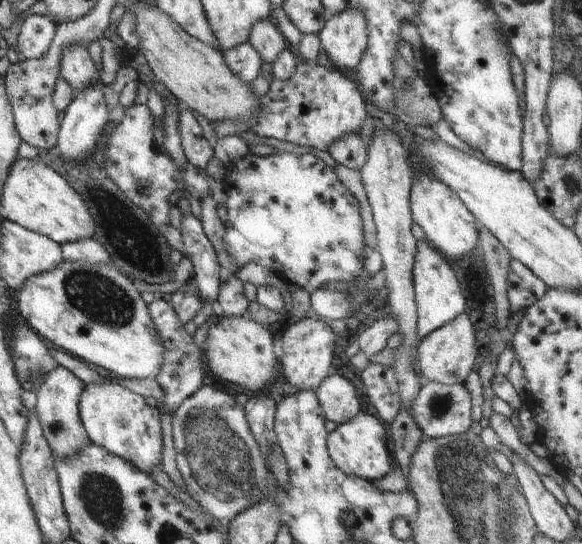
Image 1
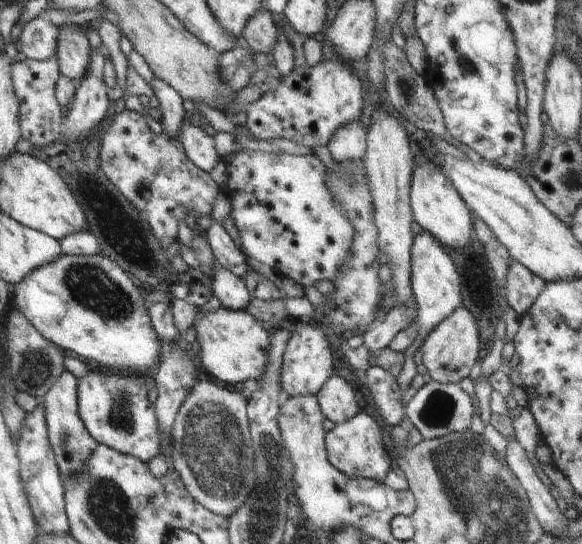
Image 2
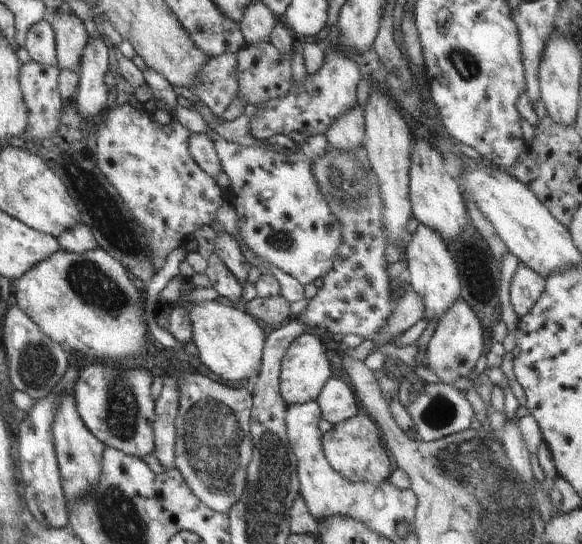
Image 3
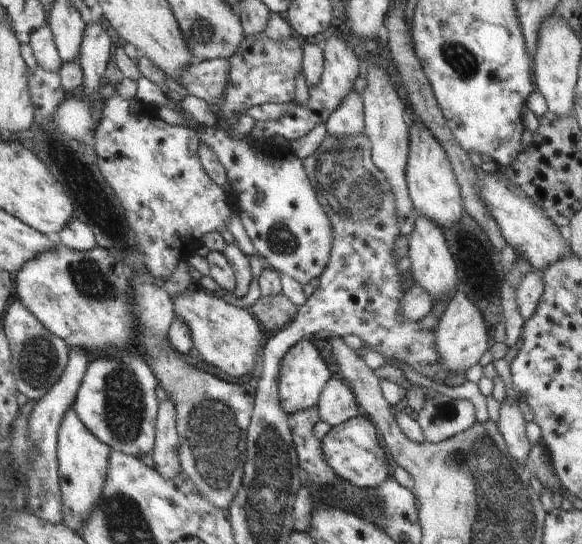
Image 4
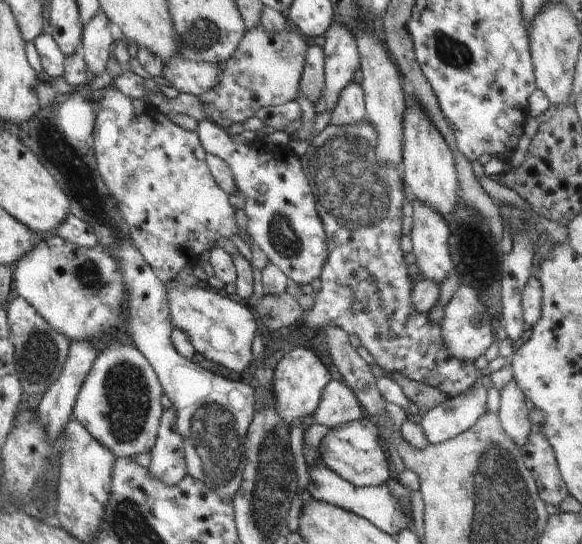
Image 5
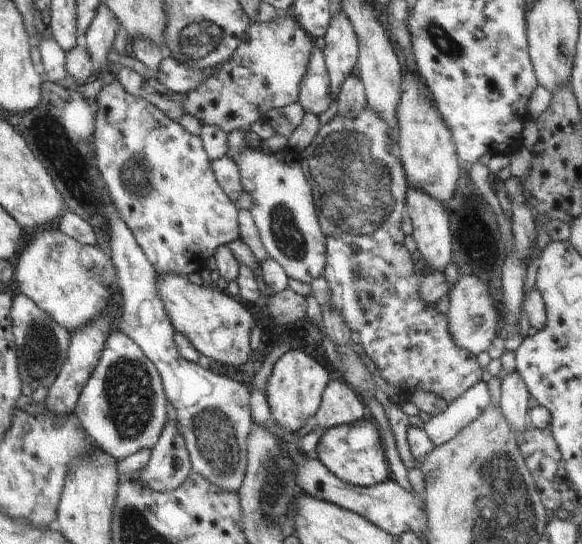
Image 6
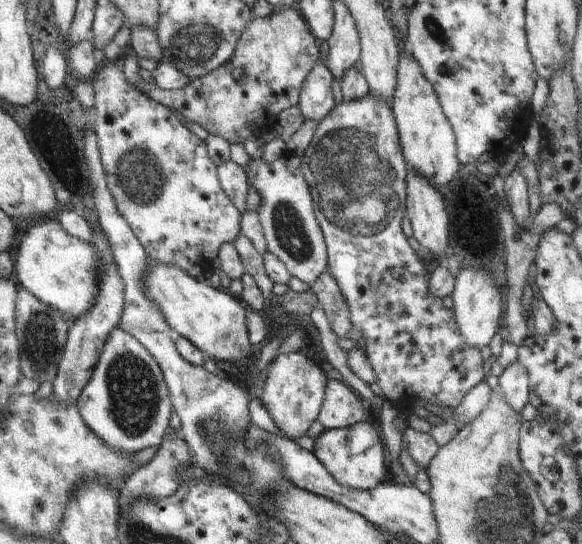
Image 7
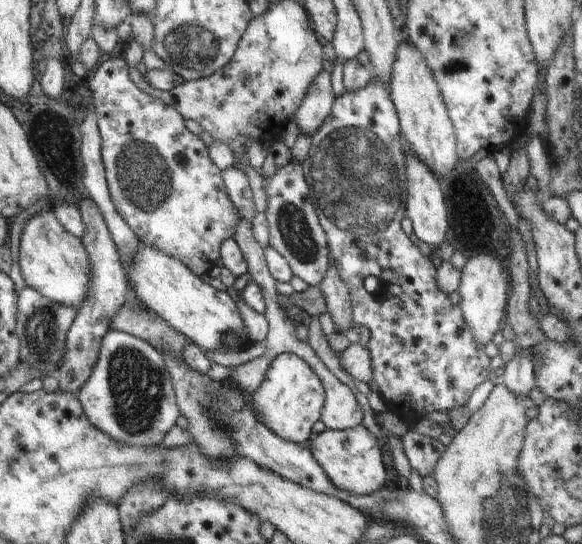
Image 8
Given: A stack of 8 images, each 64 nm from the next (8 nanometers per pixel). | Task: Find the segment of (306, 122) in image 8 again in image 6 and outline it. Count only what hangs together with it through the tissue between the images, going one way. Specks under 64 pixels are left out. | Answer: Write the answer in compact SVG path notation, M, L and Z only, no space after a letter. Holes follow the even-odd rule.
M314 47L310 56L306 74L299 87L299 100L297 103L314 116L320 116L327 111L332 104L330 96L330 78L327 72L323 50Z

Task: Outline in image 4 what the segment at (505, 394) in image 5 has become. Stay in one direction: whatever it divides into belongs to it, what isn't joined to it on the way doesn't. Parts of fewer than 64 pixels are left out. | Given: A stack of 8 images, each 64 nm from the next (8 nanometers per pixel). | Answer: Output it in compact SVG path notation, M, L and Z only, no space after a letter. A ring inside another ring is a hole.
M507 396L504 398L504 402L499 408L497 426L510 450L510 454L514 456L514 460L526 469L526 458L530 454L531 444L528 436L526 436L526 424L528 422L518 406L519 397L513 401L508 400Z

